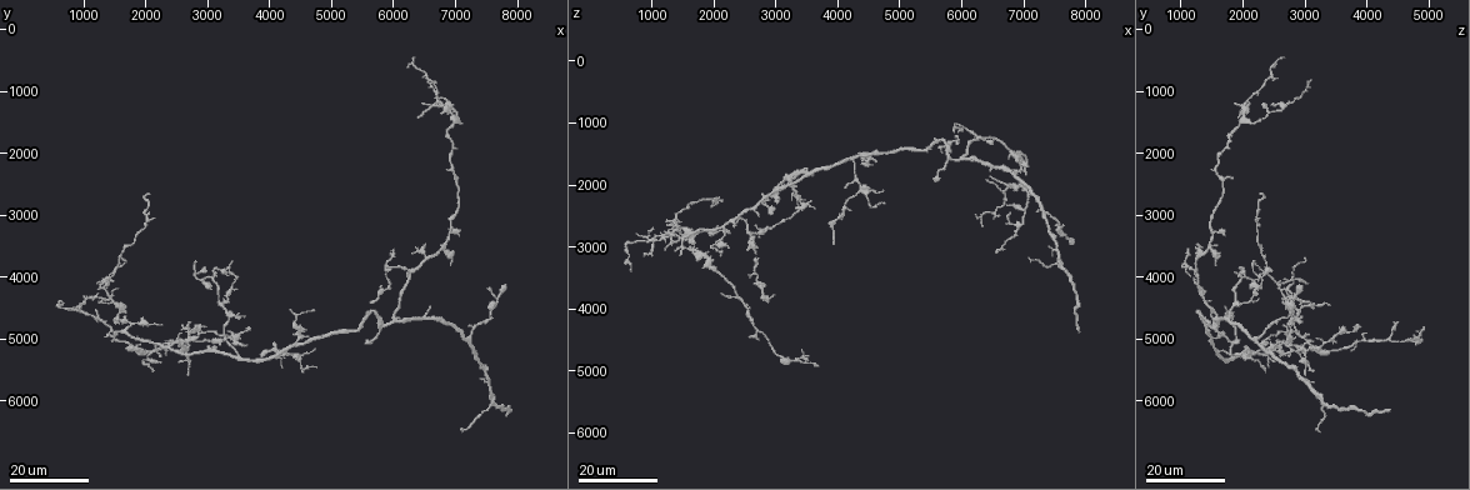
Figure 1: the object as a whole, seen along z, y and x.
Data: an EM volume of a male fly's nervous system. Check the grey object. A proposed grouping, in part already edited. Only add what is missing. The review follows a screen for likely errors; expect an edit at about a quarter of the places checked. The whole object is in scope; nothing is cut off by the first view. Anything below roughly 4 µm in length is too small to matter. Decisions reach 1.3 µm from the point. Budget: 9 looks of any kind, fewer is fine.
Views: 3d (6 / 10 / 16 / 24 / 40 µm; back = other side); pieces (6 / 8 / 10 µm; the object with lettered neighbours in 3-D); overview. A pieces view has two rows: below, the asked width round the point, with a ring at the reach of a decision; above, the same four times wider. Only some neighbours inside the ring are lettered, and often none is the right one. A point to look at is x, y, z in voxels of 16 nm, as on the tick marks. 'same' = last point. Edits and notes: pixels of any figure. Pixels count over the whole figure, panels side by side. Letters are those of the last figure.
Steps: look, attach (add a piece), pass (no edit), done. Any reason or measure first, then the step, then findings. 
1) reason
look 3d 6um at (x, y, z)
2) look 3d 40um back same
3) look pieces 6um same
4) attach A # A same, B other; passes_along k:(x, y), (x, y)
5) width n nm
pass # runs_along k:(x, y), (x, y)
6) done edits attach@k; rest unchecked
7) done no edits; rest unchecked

tapers out
look 3d 24um at (6350, 1400, 1950)

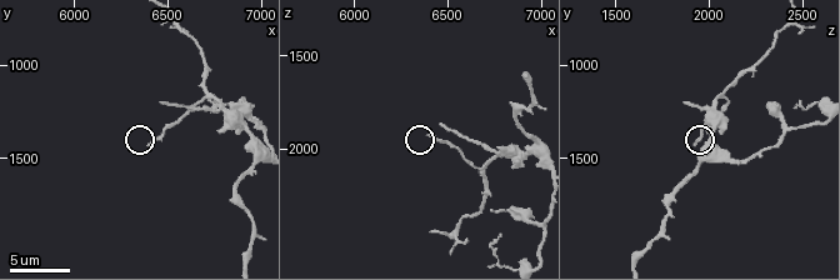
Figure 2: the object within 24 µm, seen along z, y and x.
what lies round it
look pieces 8um at (6400, 1420, 1920)

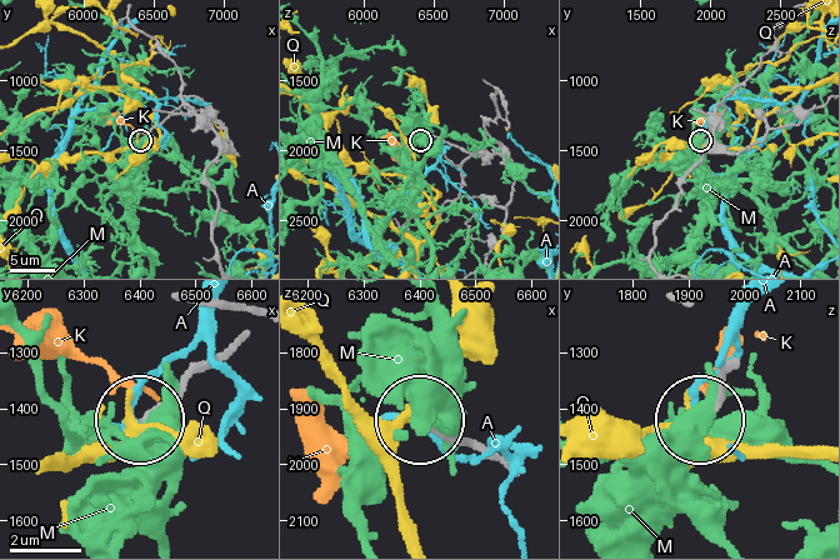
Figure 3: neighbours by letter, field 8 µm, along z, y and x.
width 160 nm
pass # A other, K other, M other, Q other; runs_along 3:(679, 188), (703, 155), (716, 106), (724, 108), (700, 139); no lettered piece goes on from it

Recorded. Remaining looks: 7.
tapers out
look 3d 24um at (7050, 6450, 3150)

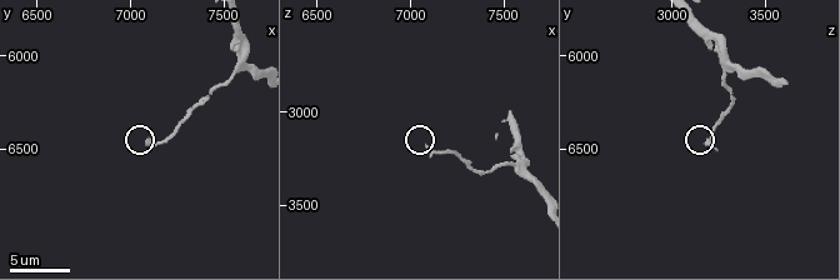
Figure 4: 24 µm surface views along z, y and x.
look 3d 6um at (7100, 6460, 3180)

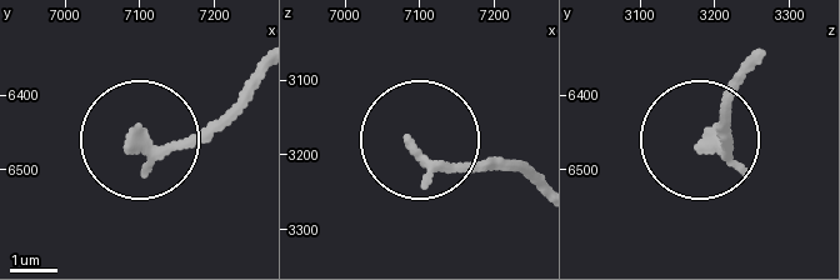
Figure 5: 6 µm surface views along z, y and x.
see the neighbours
look pieces 6um at (7085, 6465, 3180)

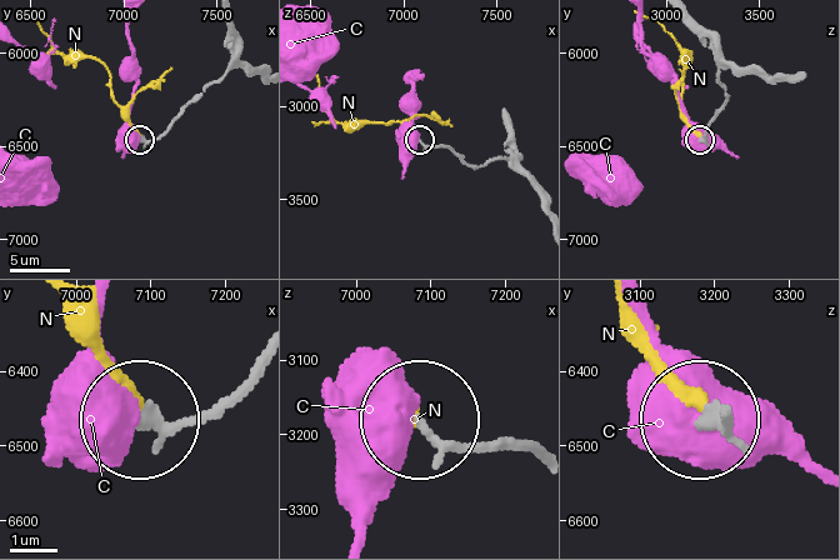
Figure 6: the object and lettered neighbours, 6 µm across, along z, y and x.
attach N # C other, N same; passes_along 6:(170, 124), (141, 140), (109, 69), (58, 51), (40, 20); the neuron continues

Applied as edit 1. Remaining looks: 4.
branch stops here
look 3d 16um at (7900, 6100, 4350)

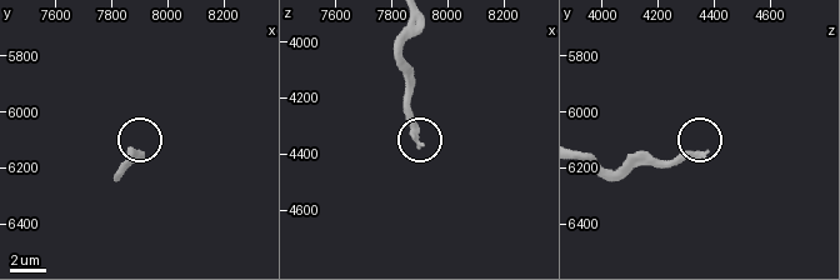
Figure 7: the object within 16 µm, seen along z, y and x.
look pieces 10um at (7900, 6160, 4370)

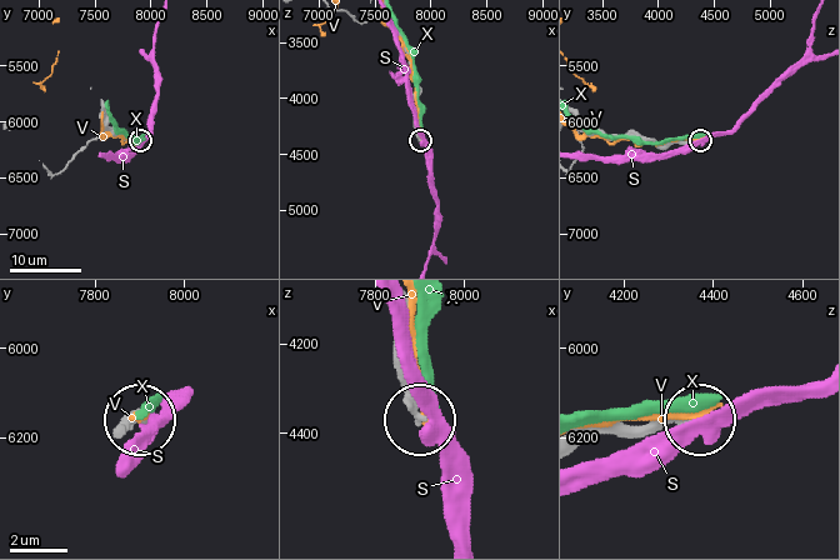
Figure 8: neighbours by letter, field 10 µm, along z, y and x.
pass # S other, V other, X other; no lettered piece goes on from it

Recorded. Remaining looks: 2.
thin end
look 3d 24um at (3650, 4800, 4900)

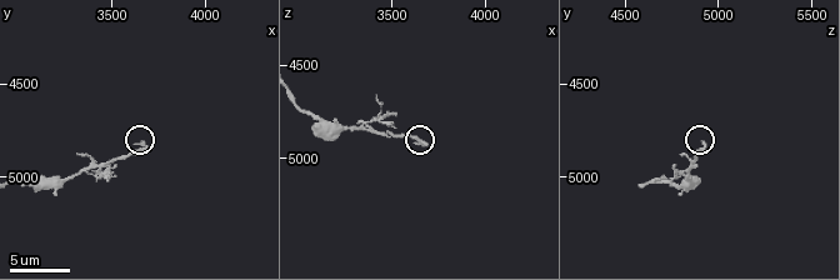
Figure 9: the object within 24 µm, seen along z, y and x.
look pieces 8um at (3640, 4840, 4900)

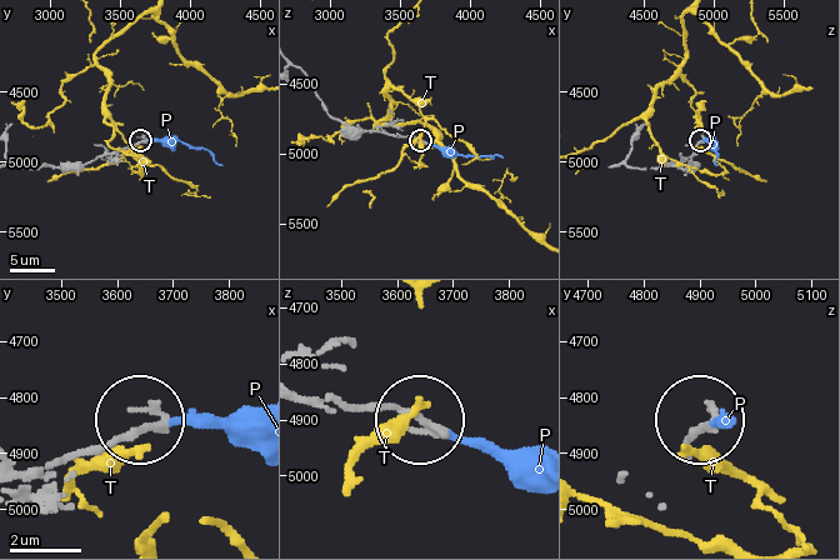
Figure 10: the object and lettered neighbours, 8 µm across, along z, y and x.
width 140 nm
attach P # P same, T other; passes_along 10:(403, 136), (461, 155), (501, 156); it goes on there

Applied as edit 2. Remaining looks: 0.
done edits attach@6, attach@10; rest unchecked

